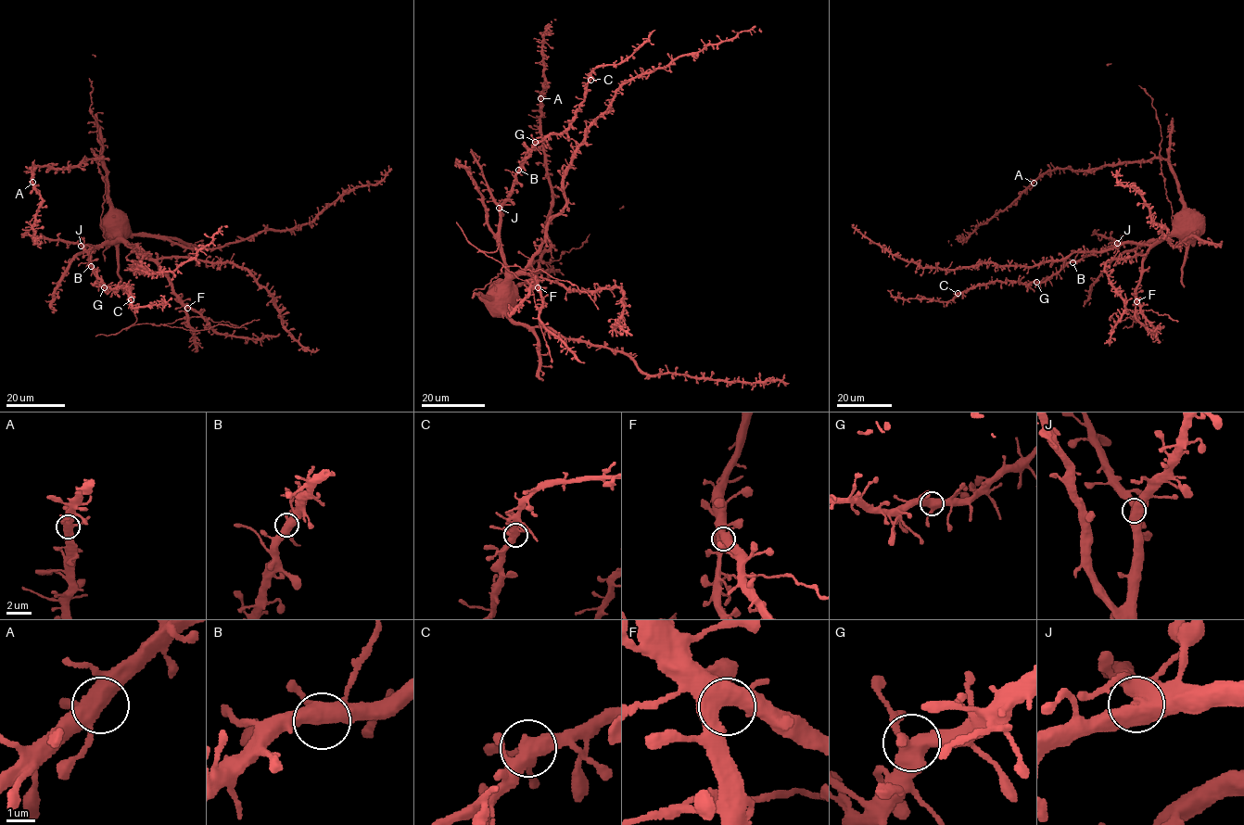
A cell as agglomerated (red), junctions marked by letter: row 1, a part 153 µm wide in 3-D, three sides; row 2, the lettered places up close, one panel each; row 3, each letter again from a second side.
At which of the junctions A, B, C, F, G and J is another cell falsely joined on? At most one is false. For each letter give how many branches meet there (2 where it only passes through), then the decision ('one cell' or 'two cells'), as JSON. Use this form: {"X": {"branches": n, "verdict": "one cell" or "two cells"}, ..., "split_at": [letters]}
{"A": {"branches": 5, "verdict": "one cell"}, "B": {"branches": 4, "verdict": "one cell"}, "C": {"branches": 5, "verdict": "one cell"}, "F": {"branches": 4, "verdict": "one cell"}, "G": {"branches": 4, "verdict": "one cell"}, "J": {"branches": 5, "verdict": "one cell"}, "split_at": []}

